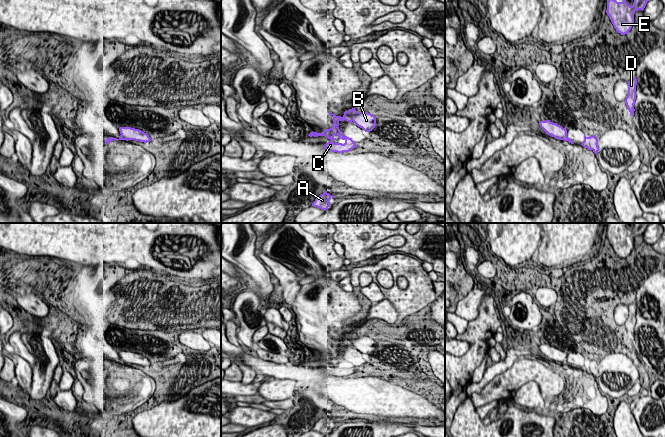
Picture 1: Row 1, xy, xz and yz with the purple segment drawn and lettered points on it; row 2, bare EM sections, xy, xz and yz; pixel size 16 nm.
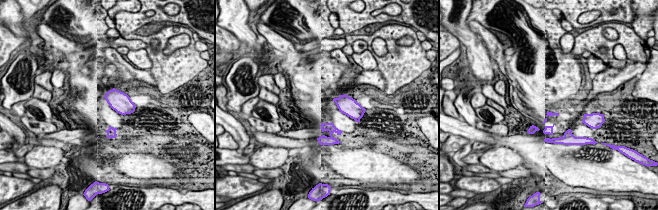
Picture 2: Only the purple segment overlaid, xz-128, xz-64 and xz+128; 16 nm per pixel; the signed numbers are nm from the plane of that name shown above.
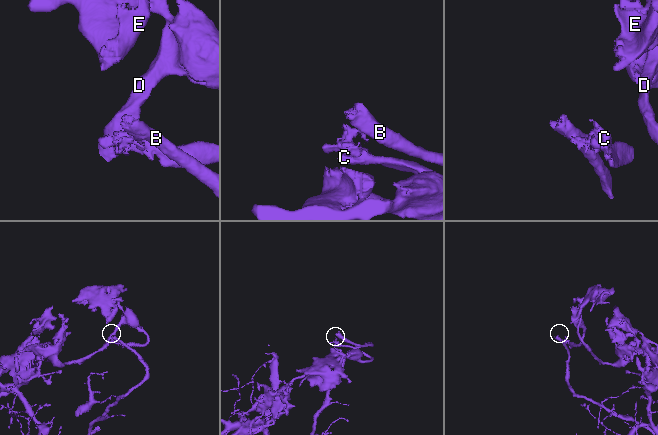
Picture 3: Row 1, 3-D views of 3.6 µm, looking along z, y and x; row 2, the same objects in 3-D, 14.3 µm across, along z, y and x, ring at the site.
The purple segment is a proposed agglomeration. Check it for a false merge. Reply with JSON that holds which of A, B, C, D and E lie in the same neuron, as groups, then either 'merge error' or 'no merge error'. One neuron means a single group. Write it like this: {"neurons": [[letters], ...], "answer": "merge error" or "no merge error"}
{"neurons": [["A", "C", "D", "E"], ["B"]], "answer": "merge error"}

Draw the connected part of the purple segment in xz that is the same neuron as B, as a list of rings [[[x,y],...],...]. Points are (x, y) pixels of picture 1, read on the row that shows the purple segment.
[[[355,108],[349,109],[348,116],[352,121],[365,132],[372,131],[376,124],[376,117],[368,112],[358,112]]]

